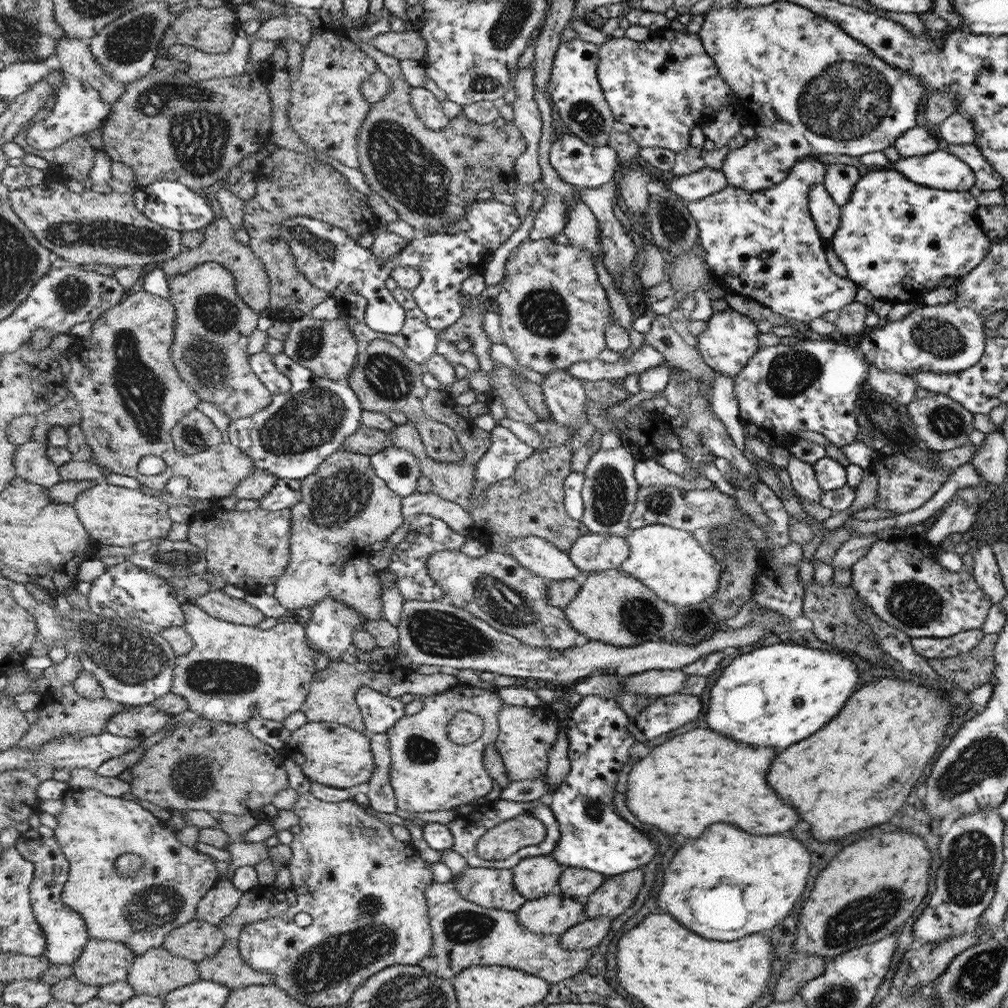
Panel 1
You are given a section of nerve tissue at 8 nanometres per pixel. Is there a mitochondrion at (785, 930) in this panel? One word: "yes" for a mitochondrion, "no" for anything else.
no

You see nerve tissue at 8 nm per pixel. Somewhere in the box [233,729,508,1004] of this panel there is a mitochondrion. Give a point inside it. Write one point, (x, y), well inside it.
(329, 964)

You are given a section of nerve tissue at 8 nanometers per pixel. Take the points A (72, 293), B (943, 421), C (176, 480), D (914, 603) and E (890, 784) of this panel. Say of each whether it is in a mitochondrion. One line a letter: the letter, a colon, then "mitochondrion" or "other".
A: mitochondrion
B: mitochondrion
C: other
D: mitochondrion
E: mitochondrion

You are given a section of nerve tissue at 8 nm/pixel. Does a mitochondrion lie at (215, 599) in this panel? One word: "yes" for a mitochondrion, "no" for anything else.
no

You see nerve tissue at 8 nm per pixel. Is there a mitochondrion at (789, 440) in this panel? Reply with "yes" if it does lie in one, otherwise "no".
no

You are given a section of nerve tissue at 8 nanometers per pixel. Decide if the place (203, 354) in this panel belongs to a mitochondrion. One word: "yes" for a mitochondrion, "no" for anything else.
yes

